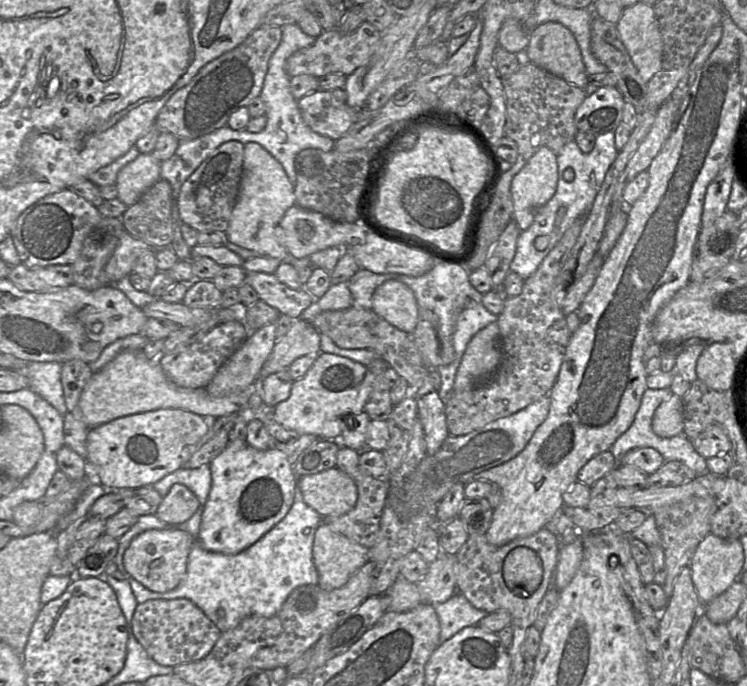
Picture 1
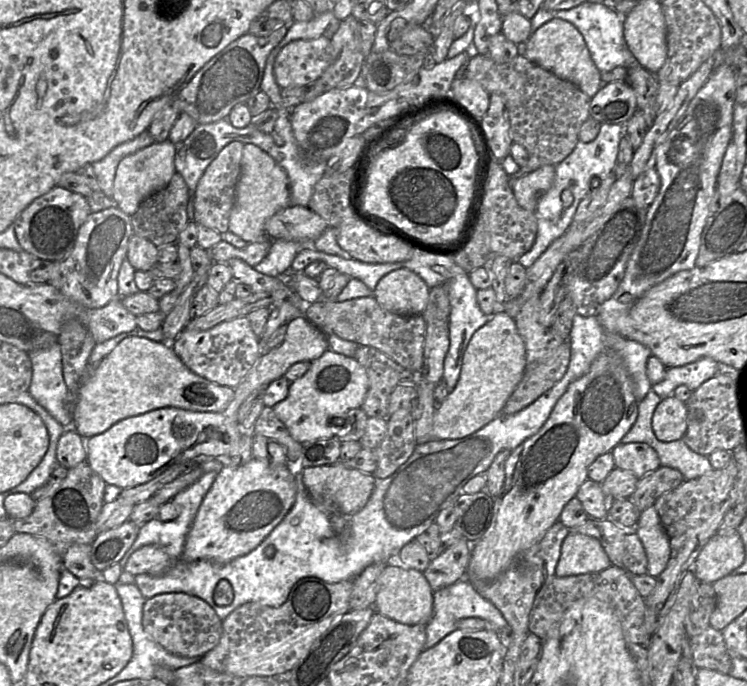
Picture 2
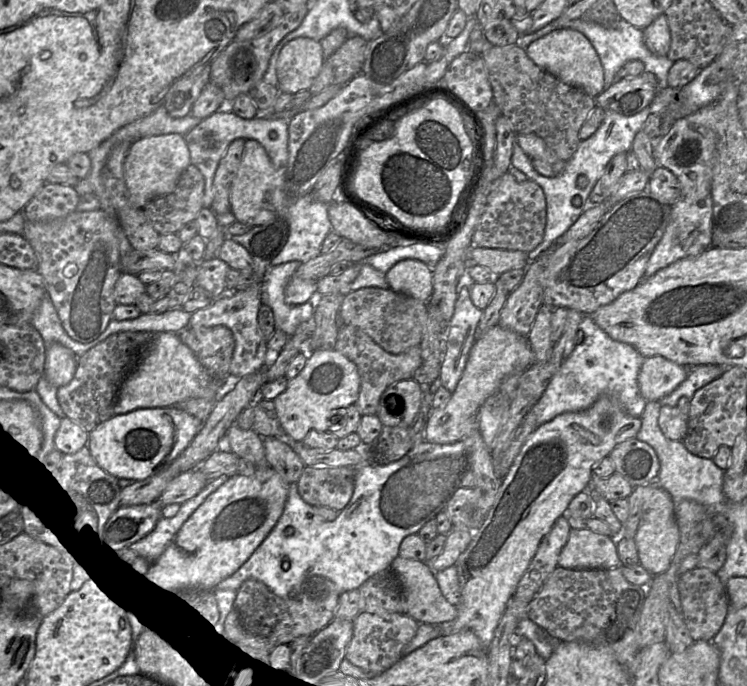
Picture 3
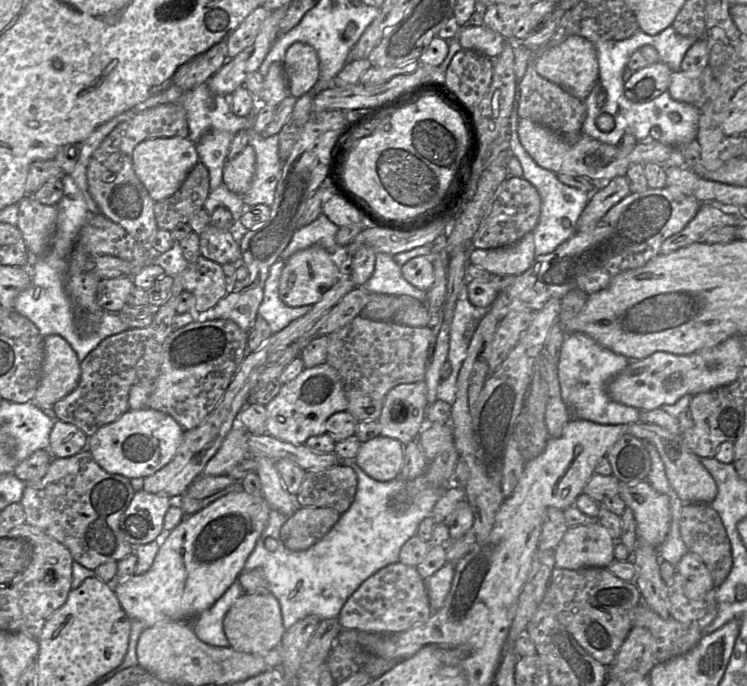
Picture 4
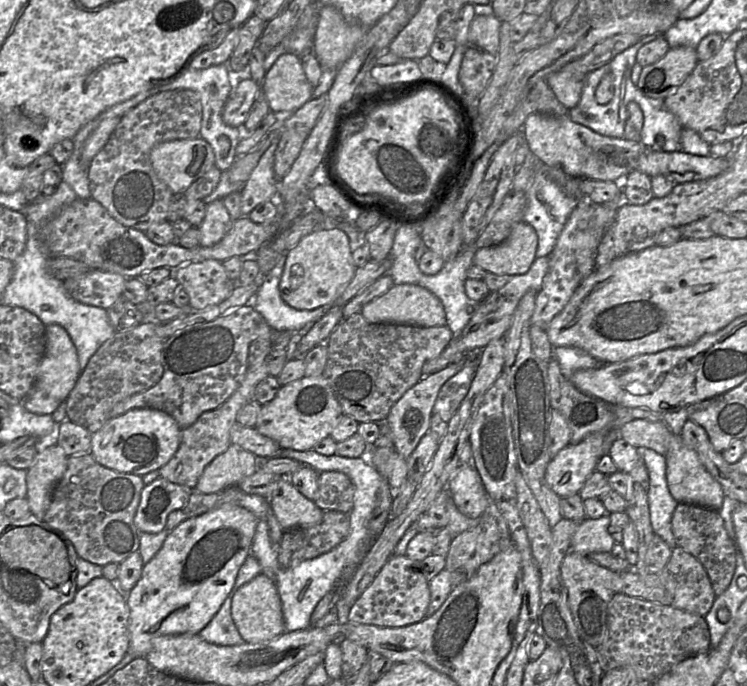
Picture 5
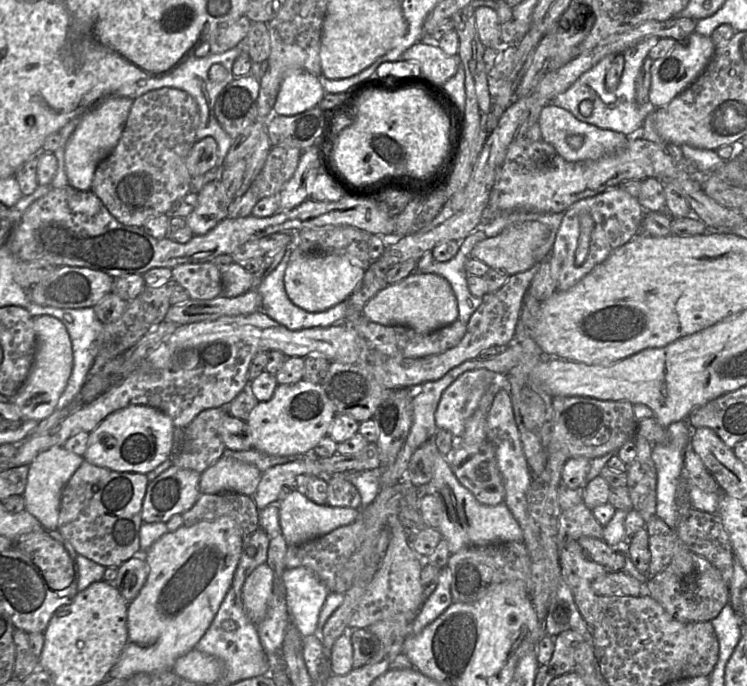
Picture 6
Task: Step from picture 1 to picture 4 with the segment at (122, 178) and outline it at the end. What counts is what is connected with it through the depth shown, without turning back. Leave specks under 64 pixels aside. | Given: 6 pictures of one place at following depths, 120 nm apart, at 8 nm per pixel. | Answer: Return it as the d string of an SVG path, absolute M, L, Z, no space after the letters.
M162 137L145 140L133 151L133 169L154 202L172 196L183 184L190 170L199 162L196 144L188 138Z

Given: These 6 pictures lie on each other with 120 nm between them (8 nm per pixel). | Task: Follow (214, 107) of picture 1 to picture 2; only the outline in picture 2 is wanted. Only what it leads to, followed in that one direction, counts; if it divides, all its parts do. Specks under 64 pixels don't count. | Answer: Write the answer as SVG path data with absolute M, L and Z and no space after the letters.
M290 24L276 28L268 36L245 33L209 60L193 78L177 93L179 110L190 115L198 124L227 119L232 108L246 103L260 91L267 58L285 37Z

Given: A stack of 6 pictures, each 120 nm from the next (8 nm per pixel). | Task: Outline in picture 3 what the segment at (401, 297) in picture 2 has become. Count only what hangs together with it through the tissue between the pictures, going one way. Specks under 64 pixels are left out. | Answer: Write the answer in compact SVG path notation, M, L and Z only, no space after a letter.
M416 259L397 262L386 273L388 288L391 290L428 302L433 294L433 268Z

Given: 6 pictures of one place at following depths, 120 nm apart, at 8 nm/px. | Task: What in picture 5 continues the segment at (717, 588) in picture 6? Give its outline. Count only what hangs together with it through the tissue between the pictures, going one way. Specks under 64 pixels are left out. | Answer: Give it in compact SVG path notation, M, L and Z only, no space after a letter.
M682 547L672 549L671 557L659 573L672 597L672 606L705 617L716 594L702 563Z

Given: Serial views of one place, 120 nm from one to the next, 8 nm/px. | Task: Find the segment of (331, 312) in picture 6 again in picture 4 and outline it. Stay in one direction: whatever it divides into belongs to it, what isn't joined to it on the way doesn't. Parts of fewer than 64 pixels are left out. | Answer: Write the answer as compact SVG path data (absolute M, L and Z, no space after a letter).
M279 259L271 266L264 285L264 297L258 308L258 316L267 321L273 333L283 330L292 321L306 315L314 306L290 307L281 300L279 283L285 262Z

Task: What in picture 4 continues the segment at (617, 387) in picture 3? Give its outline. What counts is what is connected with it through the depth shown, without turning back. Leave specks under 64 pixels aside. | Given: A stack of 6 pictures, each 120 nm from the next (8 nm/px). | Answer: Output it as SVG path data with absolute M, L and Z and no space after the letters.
M567 334L560 350L557 369L561 397L572 418L609 425L640 422L640 410L615 402L607 394L609 382L629 363L627 357L603 347L587 334Z

